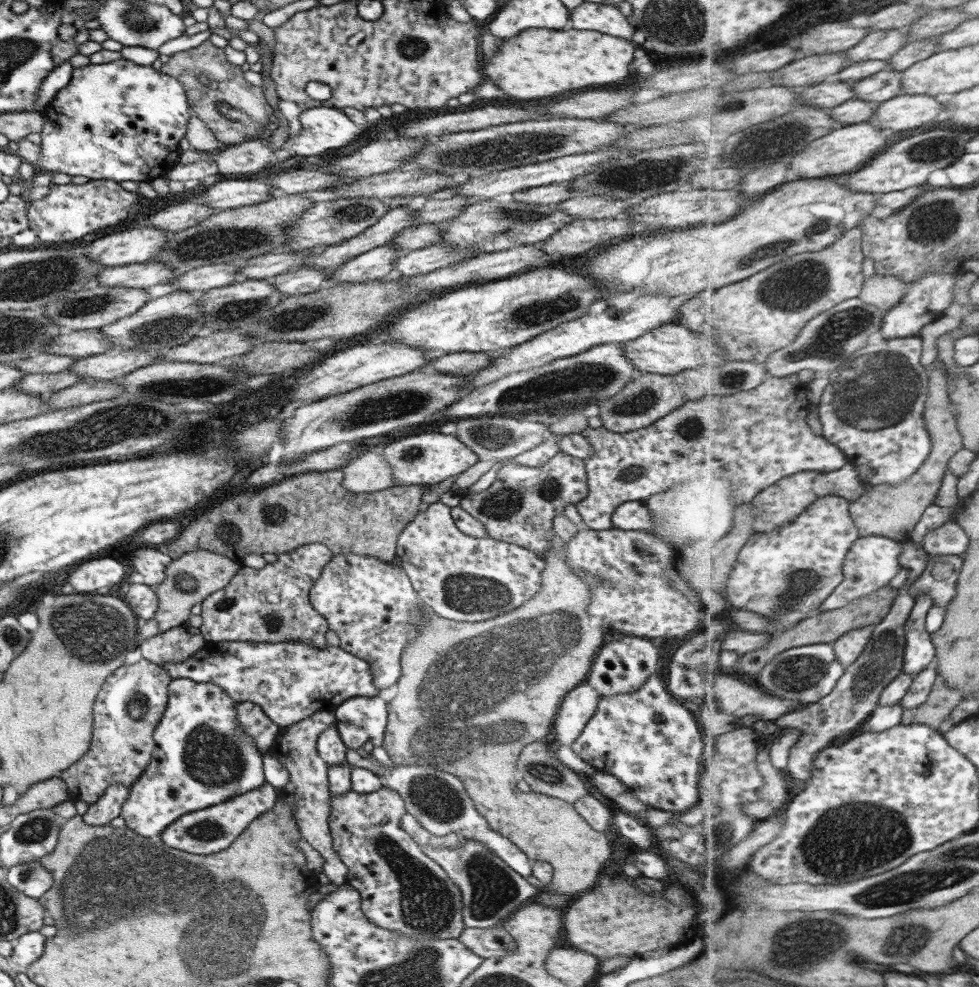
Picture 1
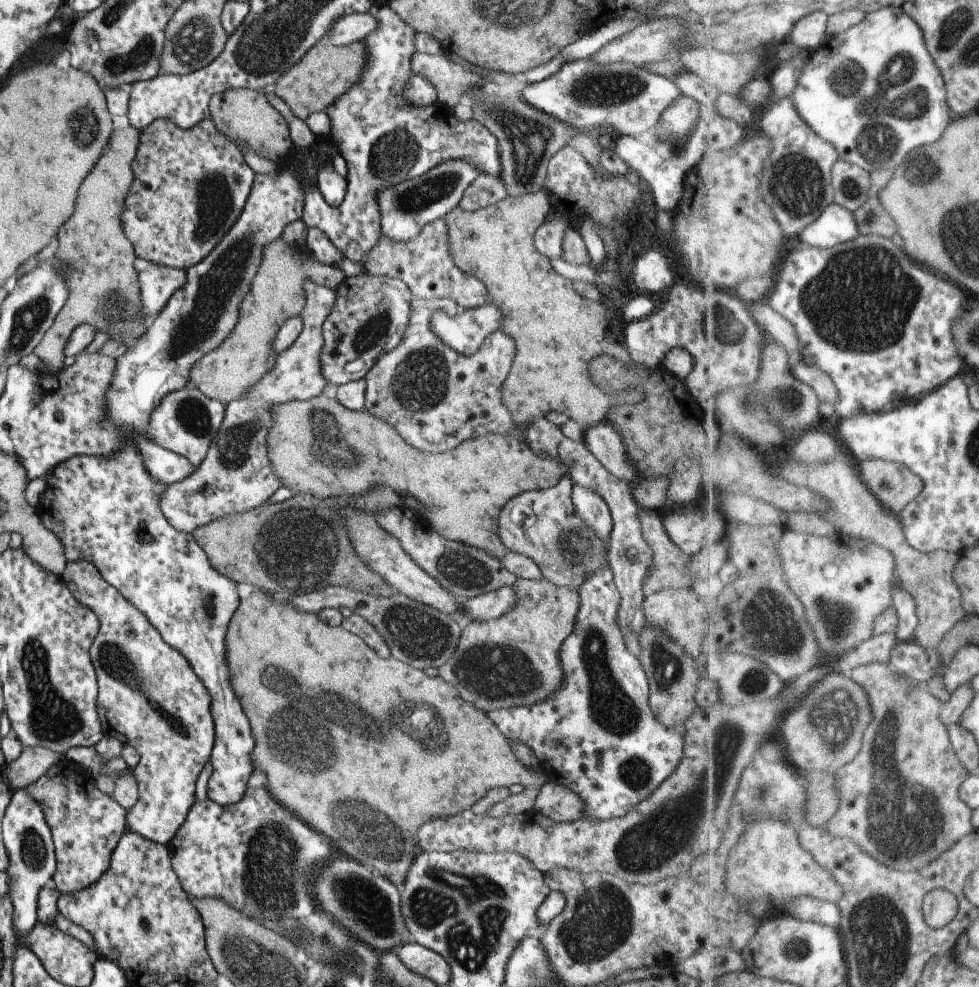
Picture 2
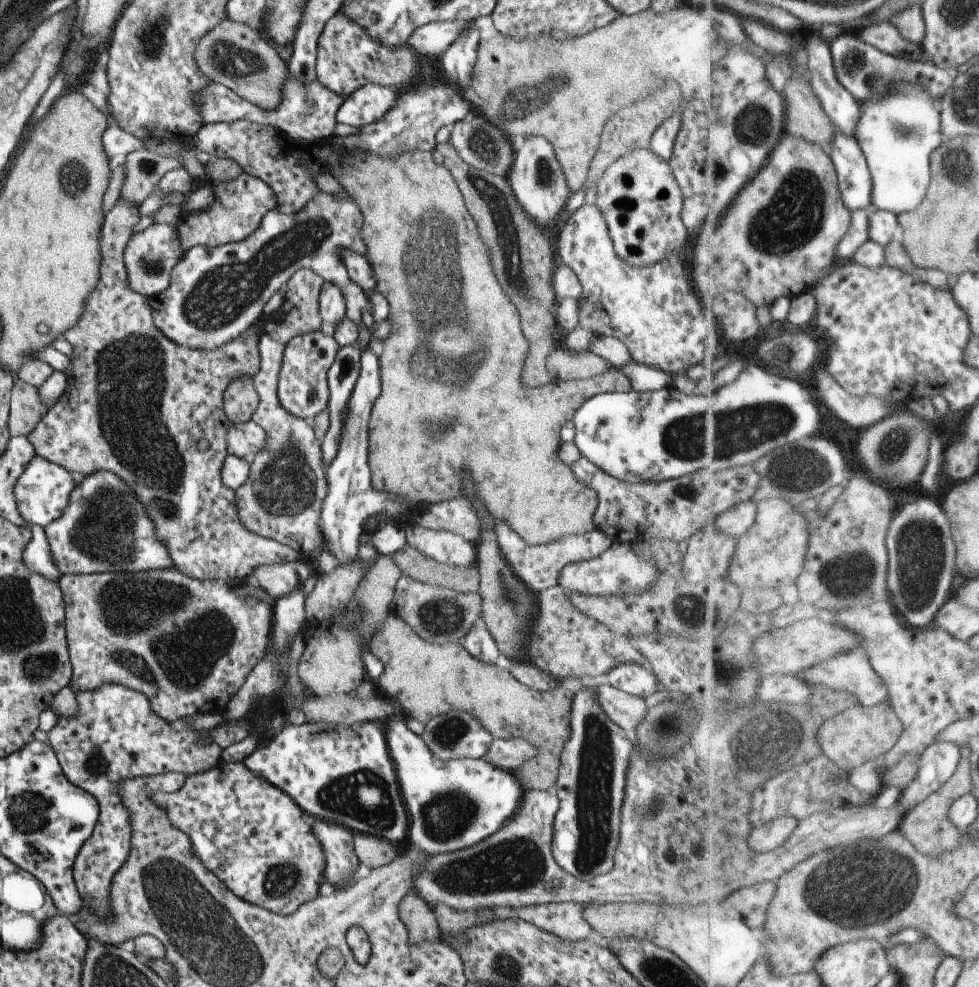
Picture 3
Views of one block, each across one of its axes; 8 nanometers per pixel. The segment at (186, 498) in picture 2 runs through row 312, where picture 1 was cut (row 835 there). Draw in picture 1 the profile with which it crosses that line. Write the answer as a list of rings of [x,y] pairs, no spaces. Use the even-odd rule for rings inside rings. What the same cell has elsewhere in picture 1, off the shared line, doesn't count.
[[[315,711],[303,720],[279,728],[274,743],[267,750],[269,756],[274,756],[281,766],[287,770],[287,782],[276,791],[276,798],[284,800],[290,808],[296,822],[299,834],[307,844],[311,845],[323,859],[320,871],[334,885],[345,883],[346,866],[339,860],[331,846],[331,837],[328,829],[328,814],[330,792],[328,791],[328,776],[326,762],[317,754],[316,740],[325,728],[334,722],[331,711]]]

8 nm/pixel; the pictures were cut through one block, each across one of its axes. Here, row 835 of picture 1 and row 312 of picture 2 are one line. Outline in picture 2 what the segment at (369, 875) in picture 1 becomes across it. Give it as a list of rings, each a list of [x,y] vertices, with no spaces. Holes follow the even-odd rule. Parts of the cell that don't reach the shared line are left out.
[[[365,273],[344,277],[334,290],[336,297],[333,308],[322,322],[323,346],[321,346],[320,362],[321,376],[327,382],[339,386],[349,381],[363,379],[367,370],[382,354],[388,353],[397,346],[409,324],[409,304],[411,304],[412,295],[399,279],[374,277]]]

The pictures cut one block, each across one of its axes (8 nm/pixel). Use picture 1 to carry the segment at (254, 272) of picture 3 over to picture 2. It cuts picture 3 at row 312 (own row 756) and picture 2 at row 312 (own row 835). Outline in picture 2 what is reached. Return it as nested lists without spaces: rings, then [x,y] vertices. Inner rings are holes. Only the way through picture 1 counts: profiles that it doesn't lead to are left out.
[[[140,258],[133,261],[133,268],[139,282],[143,318],[160,312],[171,294],[185,284],[185,271],[181,269],[153,264]],[[490,302],[479,308],[458,309],[453,318],[443,310],[435,310],[429,317],[431,332],[457,354],[475,354],[482,340],[493,331],[499,331],[501,312]]]

